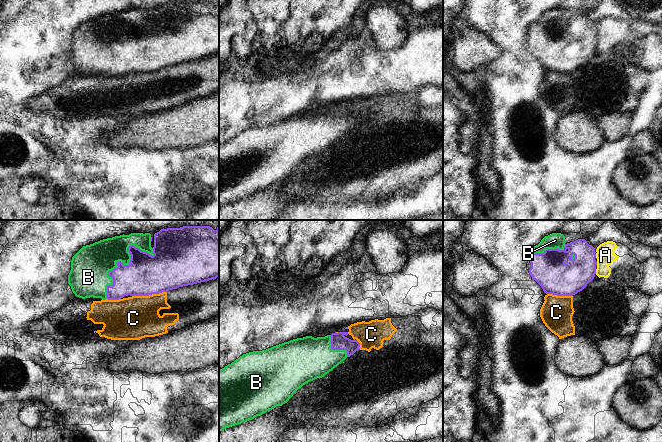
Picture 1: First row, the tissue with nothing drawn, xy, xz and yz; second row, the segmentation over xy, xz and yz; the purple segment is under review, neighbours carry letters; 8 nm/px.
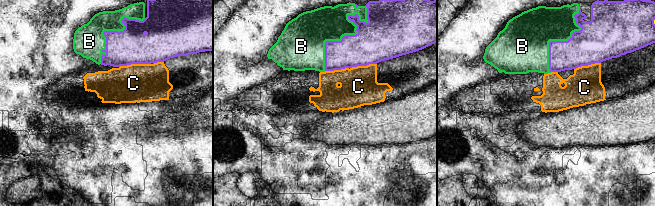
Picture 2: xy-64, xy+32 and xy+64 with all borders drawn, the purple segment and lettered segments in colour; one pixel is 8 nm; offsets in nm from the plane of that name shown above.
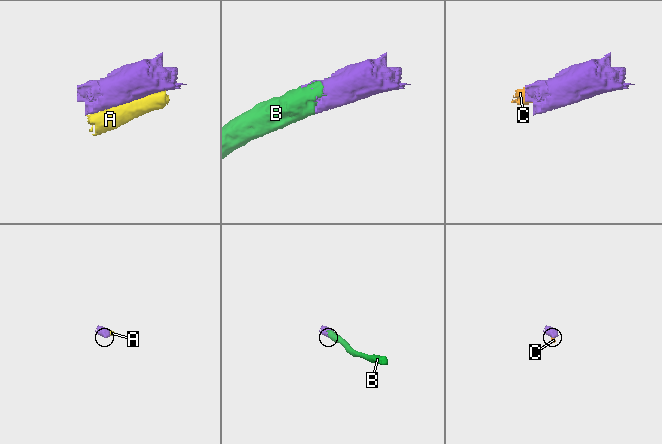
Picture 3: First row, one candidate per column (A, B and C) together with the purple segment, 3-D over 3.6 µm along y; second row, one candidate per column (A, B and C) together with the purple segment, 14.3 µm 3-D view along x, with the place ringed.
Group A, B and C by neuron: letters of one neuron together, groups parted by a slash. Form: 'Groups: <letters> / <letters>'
Groups: A / B / C

